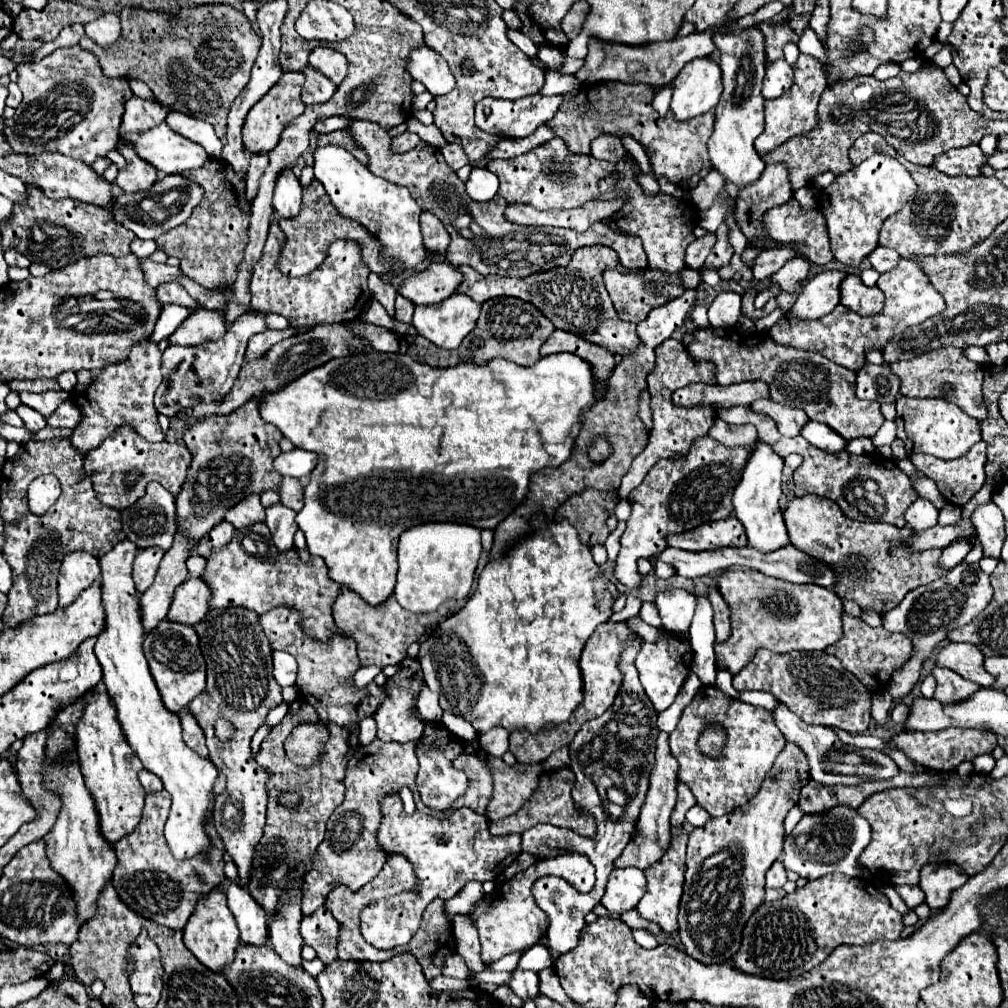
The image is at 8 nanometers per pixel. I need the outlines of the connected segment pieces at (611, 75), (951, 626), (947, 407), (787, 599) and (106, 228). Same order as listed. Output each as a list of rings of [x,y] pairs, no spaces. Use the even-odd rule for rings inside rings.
[[[719,28],[689,34],[683,38],[673,38],[665,42],[651,42],[641,46],[629,46],[629,44],[615,44],[605,42],[599,38],[589,38],[589,54],[585,58],[585,68],[581,68],[575,76],[581,82],[607,82],[617,80],[625,84],[649,84],[649,86],[661,86],[671,84],[671,80],[679,74],[679,70],[695,58],[705,58],[713,54],[717,48],[711,40],[711,36],[719,32]]]
[[[957,564],[953,570],[949,570],[939,580],[919,586],[905,594],[901,604],[897,604],[891,612],[883,616],[883,626],[889,632],[901,632],[913,642],[913,654],[909,656],[909,662],[901,666],[901,670],[893,672],[893,678],[887,682],[887,690],[893,696],[895,702],[899,702],[905,694],[913,690],[913,686],[919,680],[919,670],[923,662],[931,656],[933,648],[947,638],[951,630],[957,630],[965,624],[969,624],[989,602],[993,600],[993,586],[989,584],[989,576],[981,572],[979,564]]]
[[[897,398],[897,438],[905,442],[907,454],[931,454],[941,460],[955,460],[967,454],[979,440],[979,422],[967,416],[959,406],[939,398]]]
[[[729,570],[719,576],[719,592],[731,606],[733,634],[729,642],[715,644],[717,668],[727,668],[733,674],[753,660],[757,648],[767,648],[771,652],[813,652],[825,650],[843,638],[843,602],[829,588],[791,584],[757,570]]]
[[[27,184],[27,188],[31,194],[31,202],[27,206],[15,204],[13,216],[1,226],[3,250],[15,248],[31,262],[47,264],[51,270],[67,266],[69,262],[79,262],[83,256],[85,258],[93,254],[125,256],[131,252],[129,244],[137,236],[125,226],[117,224],[109,210],[71,198],[49,200],[35,184]]]

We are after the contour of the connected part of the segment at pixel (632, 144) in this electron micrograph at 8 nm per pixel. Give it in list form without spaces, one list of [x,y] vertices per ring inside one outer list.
[[[629,136],[621,138],[621,141],[628,153],[630,153],[637,160],[641,170],[645,173],[654,176],[649,158],[646,155],[642,145]]]

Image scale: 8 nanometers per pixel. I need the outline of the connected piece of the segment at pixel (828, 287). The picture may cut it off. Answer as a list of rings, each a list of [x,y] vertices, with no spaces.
[[[827,270],[807,280],[789,314],[799,320],[815,320],[829,314],[839,304],[839,284],[845,276],[845,272]]]

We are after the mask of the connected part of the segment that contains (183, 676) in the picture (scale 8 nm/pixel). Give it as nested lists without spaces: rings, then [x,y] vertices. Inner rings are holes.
[[[161,620],[157,628],[153,628],[143,642],[143,650],[151,668],[151,674],[161,690],[161,698],[167,710],[181,712],[197,694],[205,690],[205,658],[199,648],[199,638],[193,626],[173,624],[169,620]]]

